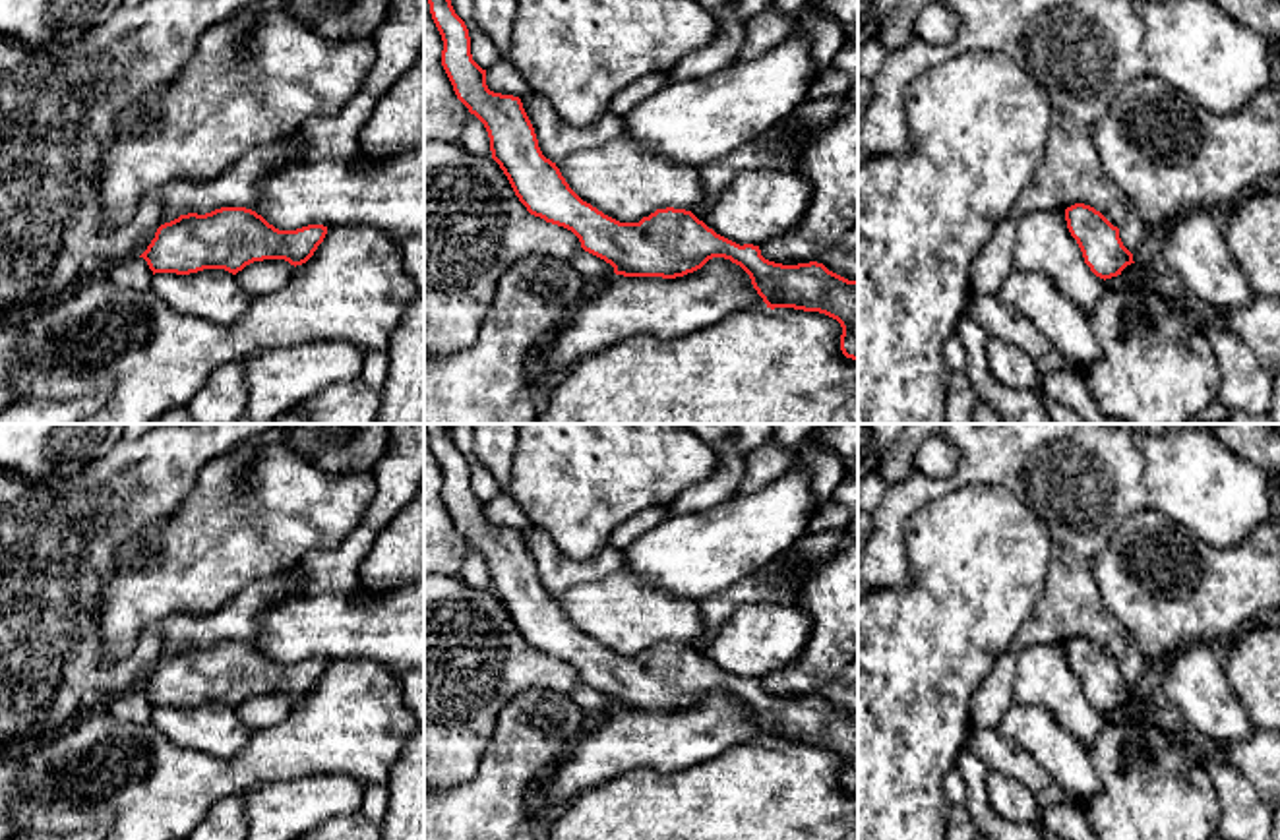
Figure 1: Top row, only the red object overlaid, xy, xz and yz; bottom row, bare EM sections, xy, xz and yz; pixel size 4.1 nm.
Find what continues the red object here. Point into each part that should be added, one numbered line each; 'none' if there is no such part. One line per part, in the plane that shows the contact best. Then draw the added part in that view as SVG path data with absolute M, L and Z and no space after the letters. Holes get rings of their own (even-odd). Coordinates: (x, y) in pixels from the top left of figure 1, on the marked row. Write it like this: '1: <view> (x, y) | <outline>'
none

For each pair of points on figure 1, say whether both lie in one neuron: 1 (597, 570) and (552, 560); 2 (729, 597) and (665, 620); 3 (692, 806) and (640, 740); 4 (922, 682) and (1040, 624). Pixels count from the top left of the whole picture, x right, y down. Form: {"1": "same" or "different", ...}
{"1": "same", "2": "different", "3": "different", "4": "different"}

